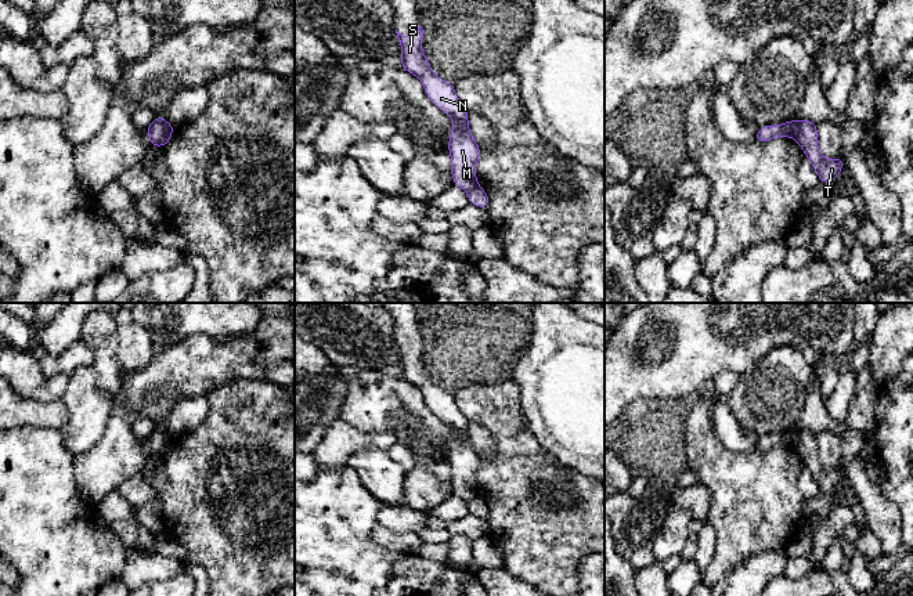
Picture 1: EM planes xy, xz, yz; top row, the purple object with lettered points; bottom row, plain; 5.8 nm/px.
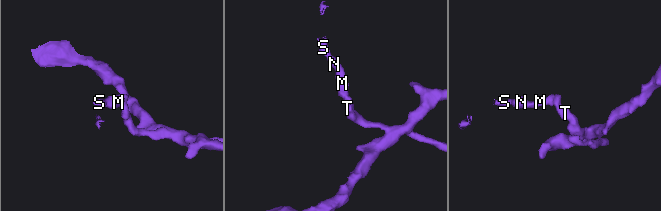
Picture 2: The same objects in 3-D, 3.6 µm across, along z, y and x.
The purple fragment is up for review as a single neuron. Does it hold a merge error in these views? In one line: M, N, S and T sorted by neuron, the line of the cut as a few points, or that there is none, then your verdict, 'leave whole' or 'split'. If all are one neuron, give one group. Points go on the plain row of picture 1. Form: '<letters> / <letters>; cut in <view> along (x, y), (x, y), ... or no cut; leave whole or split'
M N S / T; cut in xy along (168, 433), (161, 455); split

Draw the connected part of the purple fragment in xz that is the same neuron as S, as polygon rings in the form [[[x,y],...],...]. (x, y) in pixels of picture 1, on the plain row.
[[[419,335],[418,340],[408,347],[398,343],[397,339],[396,343],[401,355],[401,378],[416,386],[422,391],[427,408],[452,429],[452,441],[448,451],[450,483],[454,495],[469,502],[479,495],[476,473],[481,465],[481,459],[469,438],[469,420],[456,407],[454,394],[432,382],[422,360],[422,336]]]

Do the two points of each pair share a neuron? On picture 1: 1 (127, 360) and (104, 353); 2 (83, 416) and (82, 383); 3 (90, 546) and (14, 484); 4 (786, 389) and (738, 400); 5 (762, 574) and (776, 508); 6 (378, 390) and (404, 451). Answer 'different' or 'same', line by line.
1: different
2: same
3: same
4: same
5: different
6: different

